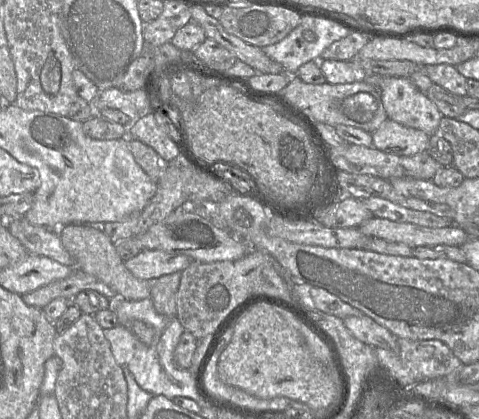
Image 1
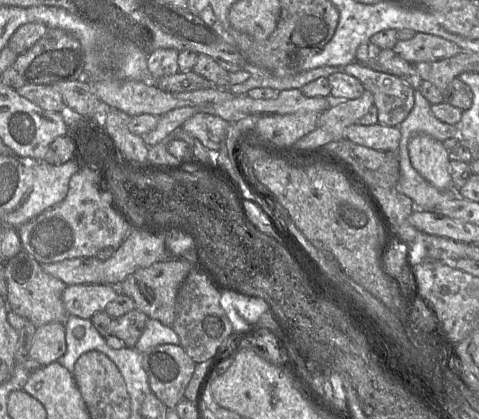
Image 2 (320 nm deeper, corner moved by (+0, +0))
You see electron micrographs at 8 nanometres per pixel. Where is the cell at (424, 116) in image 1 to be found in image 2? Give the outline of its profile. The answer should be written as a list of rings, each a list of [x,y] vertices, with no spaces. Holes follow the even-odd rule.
[[[416,134],[408,143],[409,158],[416,171],[441,190],[452,189],[450,159],[443,142],[427,134]]]

